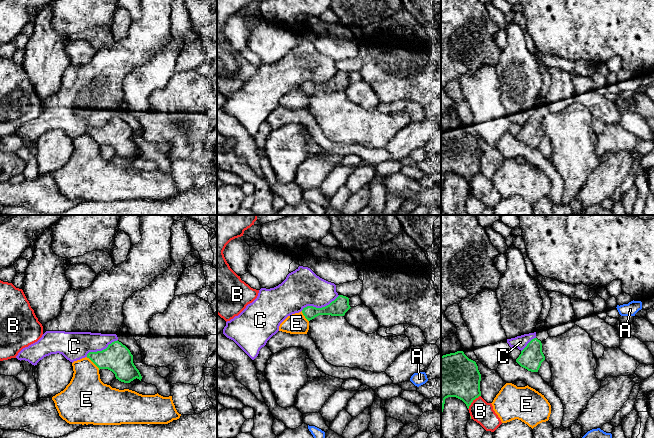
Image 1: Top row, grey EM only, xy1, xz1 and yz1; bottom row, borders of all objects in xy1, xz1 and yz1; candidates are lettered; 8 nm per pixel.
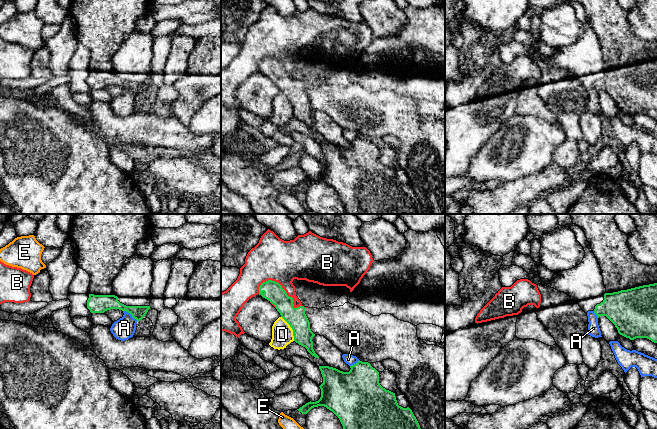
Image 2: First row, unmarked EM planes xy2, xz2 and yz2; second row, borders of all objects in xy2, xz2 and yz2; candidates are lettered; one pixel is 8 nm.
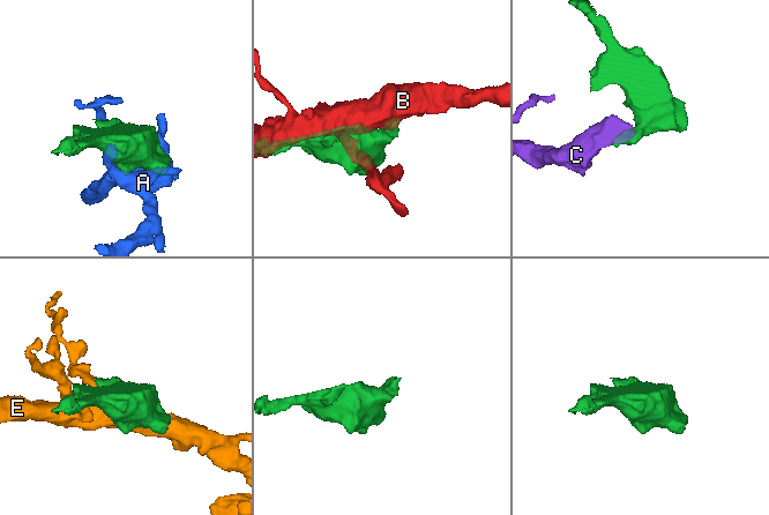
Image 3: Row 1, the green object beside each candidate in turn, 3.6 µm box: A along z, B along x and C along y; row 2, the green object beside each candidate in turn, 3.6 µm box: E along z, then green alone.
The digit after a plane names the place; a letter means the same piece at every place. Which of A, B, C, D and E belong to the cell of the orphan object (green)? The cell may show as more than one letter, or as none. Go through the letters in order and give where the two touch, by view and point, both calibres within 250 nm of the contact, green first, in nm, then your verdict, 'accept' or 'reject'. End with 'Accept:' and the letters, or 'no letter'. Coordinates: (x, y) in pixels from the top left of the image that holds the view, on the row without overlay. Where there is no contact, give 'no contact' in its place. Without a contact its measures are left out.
A: contact xy2 (130, 89); calibres 140 and 170 nm; reject
B: contact xz2 (284, 66); calibres 160 and 340 nm; reject
C: contact xz1 (320, 84); calibres 140 and 300 nm; reject
D: contact xz2 (291, 103); calibres 160 and 180 nm; reject
E: contact xy1 (93, 138); calibres 220 and 300 nm; reject
Accept: no letter

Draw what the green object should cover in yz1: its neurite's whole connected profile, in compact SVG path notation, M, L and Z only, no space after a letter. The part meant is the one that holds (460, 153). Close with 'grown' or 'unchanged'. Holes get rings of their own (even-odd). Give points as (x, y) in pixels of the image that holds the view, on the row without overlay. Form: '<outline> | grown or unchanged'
M450 109L441 115L441 190L448 173L462 176L469 185L471 179L481 172L478 142L461 125L456 110Z | grown

